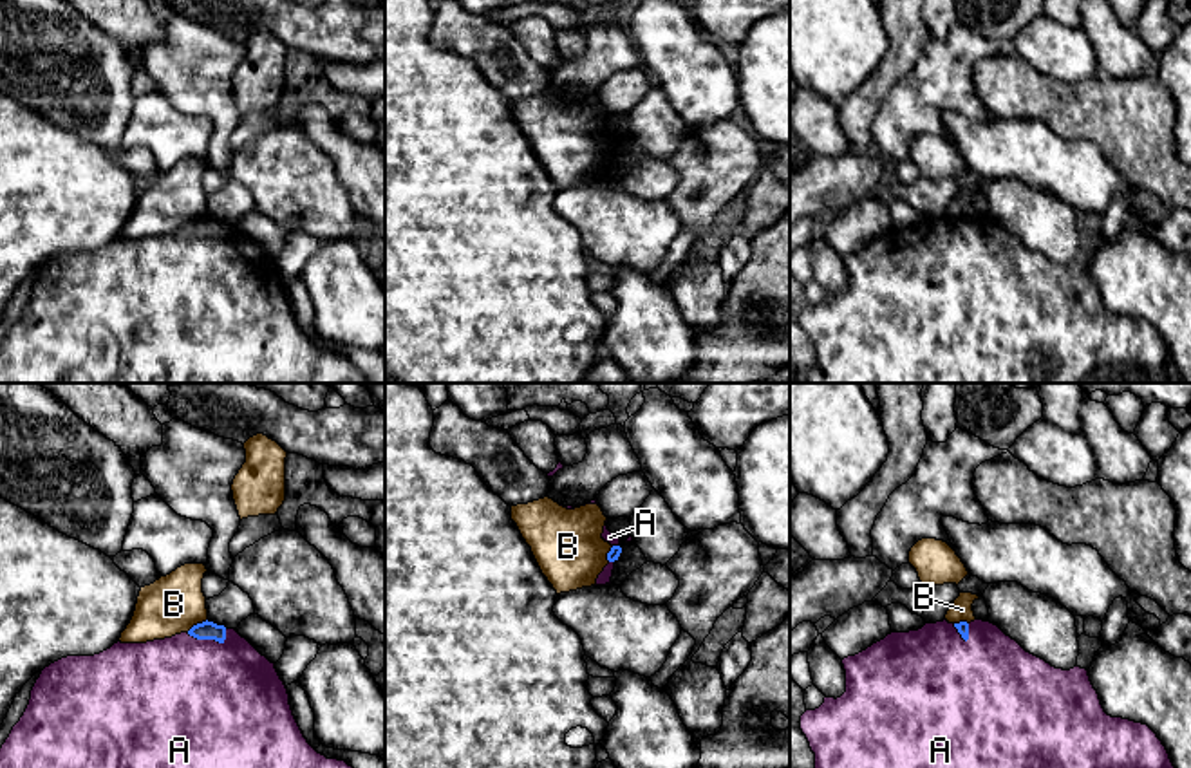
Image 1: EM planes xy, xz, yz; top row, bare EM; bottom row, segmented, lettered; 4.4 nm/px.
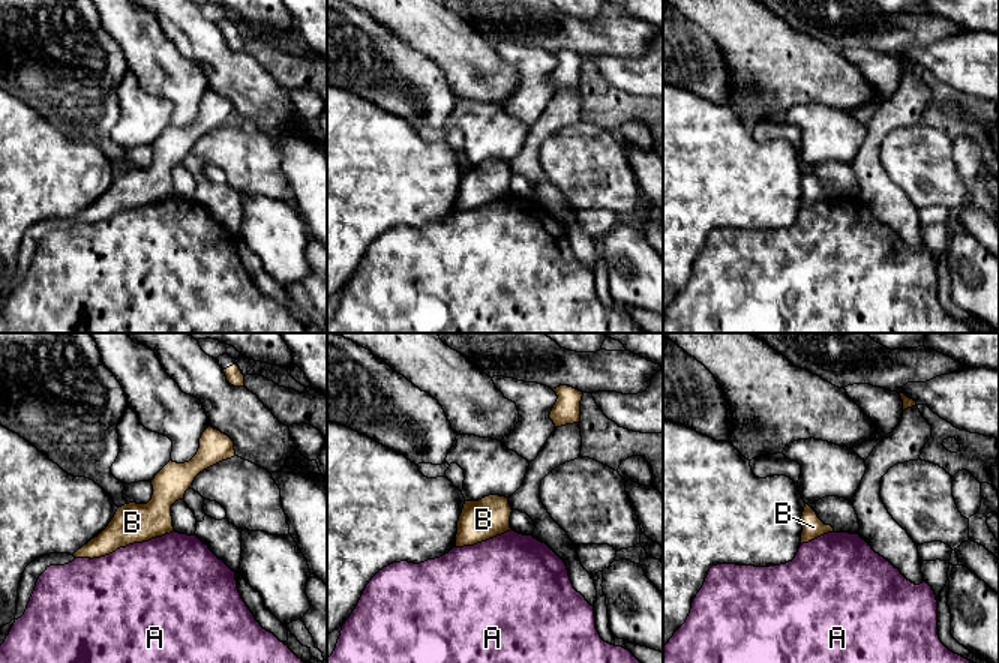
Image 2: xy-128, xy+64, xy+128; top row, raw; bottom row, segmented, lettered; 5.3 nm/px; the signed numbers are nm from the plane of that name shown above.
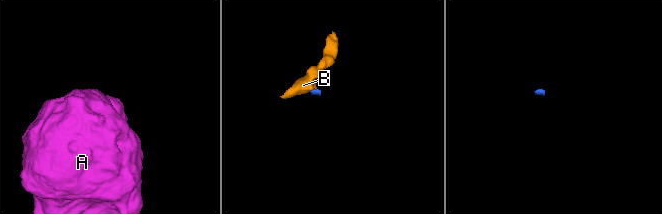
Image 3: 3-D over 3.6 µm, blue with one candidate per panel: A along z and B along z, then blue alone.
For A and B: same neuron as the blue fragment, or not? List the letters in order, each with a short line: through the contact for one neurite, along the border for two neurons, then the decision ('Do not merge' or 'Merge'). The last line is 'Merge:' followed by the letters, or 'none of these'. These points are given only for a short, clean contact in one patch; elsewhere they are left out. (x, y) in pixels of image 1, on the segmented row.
A: Merge
B: Line: xy (206, 618), (187, 631). Do not merge
Merge: A

